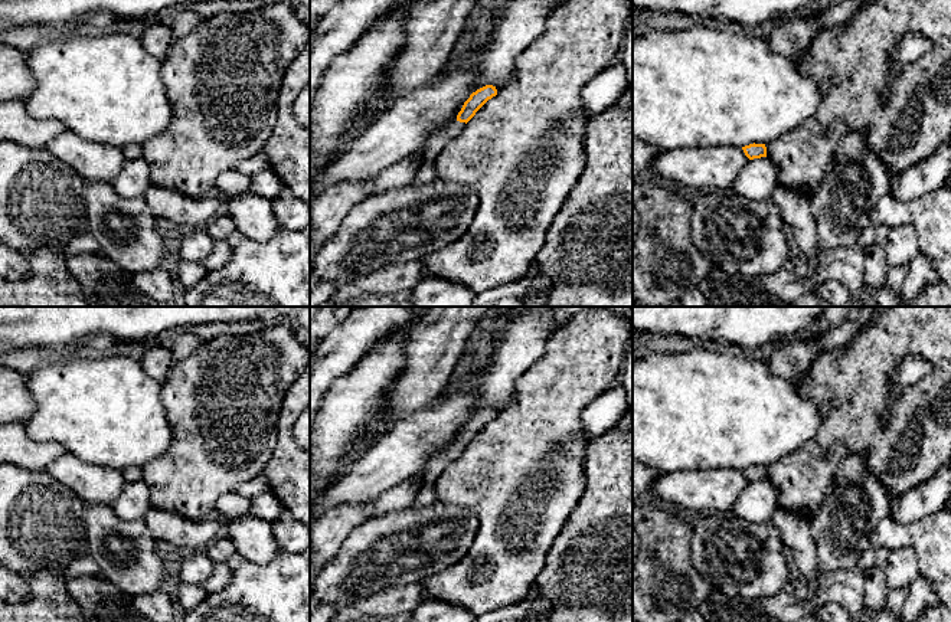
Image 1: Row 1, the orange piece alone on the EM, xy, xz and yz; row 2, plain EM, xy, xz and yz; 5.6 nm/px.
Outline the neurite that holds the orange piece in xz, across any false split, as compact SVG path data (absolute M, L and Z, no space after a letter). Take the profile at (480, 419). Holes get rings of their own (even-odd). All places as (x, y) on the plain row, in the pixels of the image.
M486 407L470 418L464 425L457 442L447 446L442 452L432 456L425 465L425 484L419 490L412 507L422 508L437 501L435 482L442 471L455 461L465 449L465 446L476 438L476 435L493 419L497 412L493 407Z

